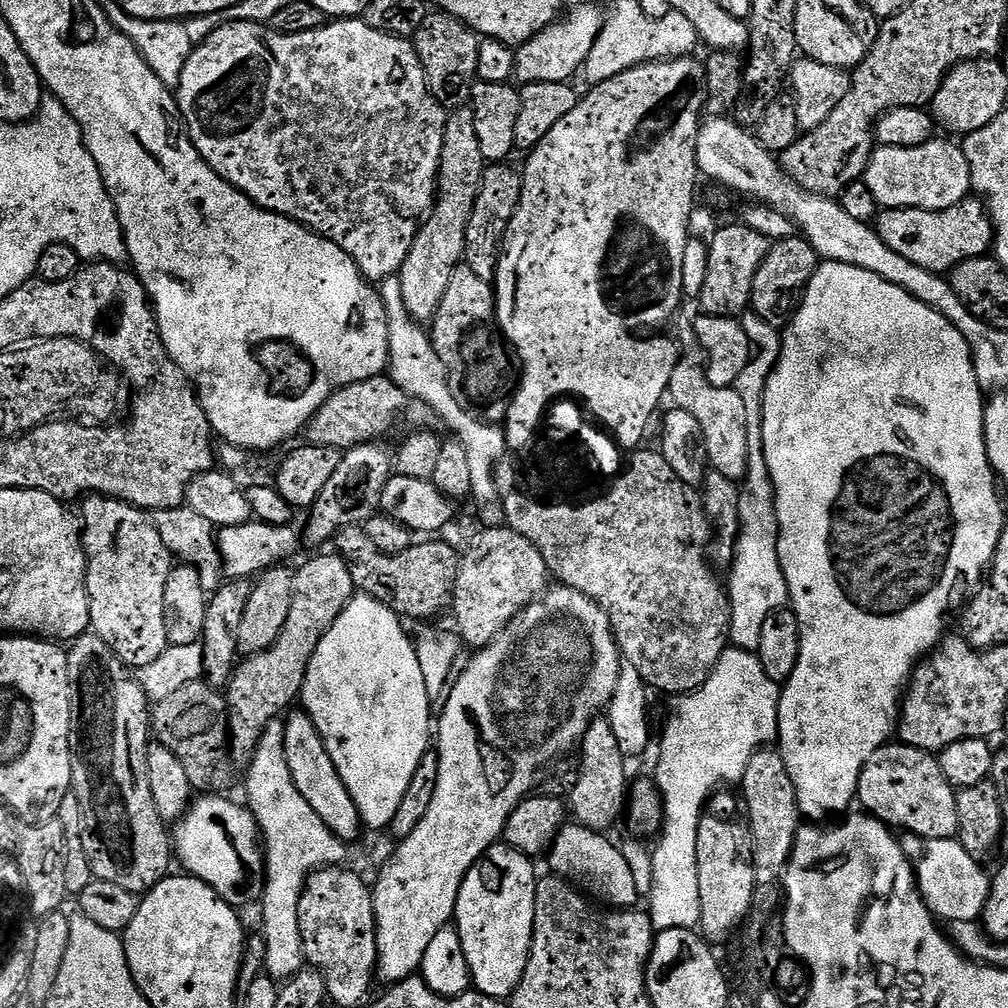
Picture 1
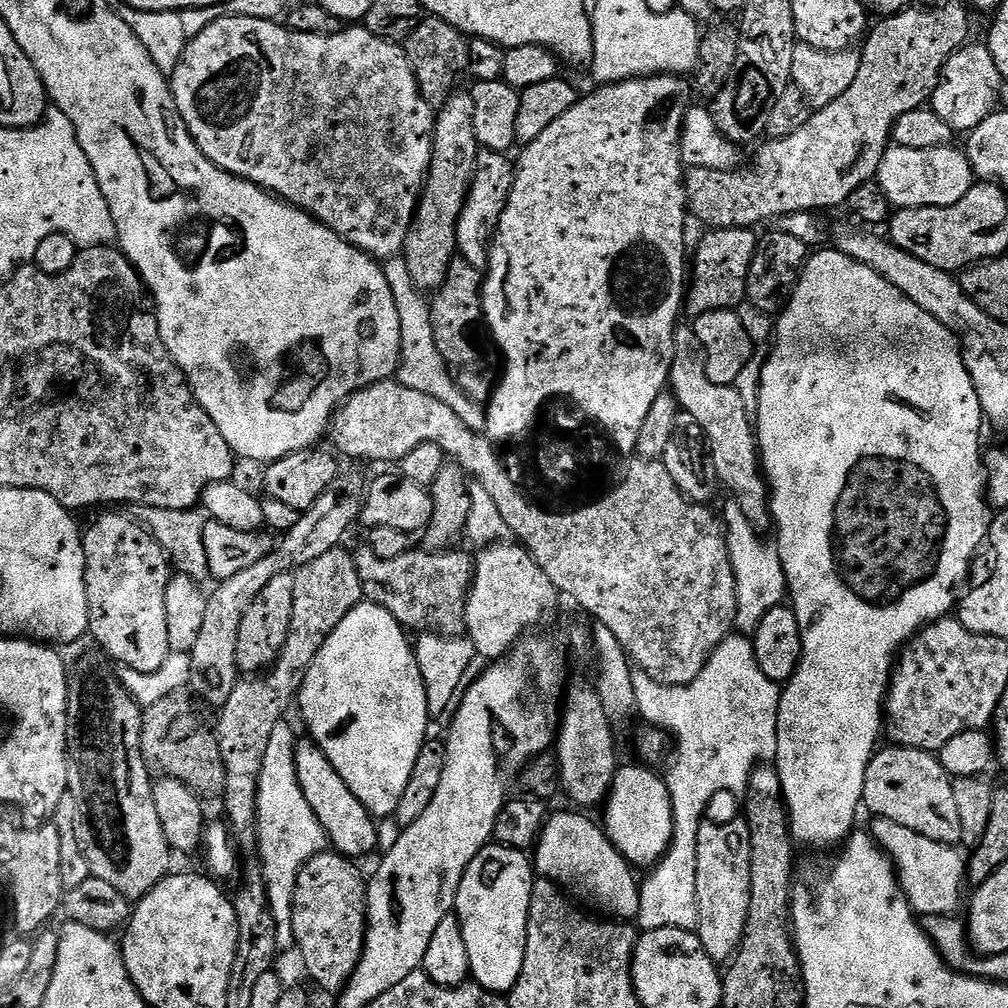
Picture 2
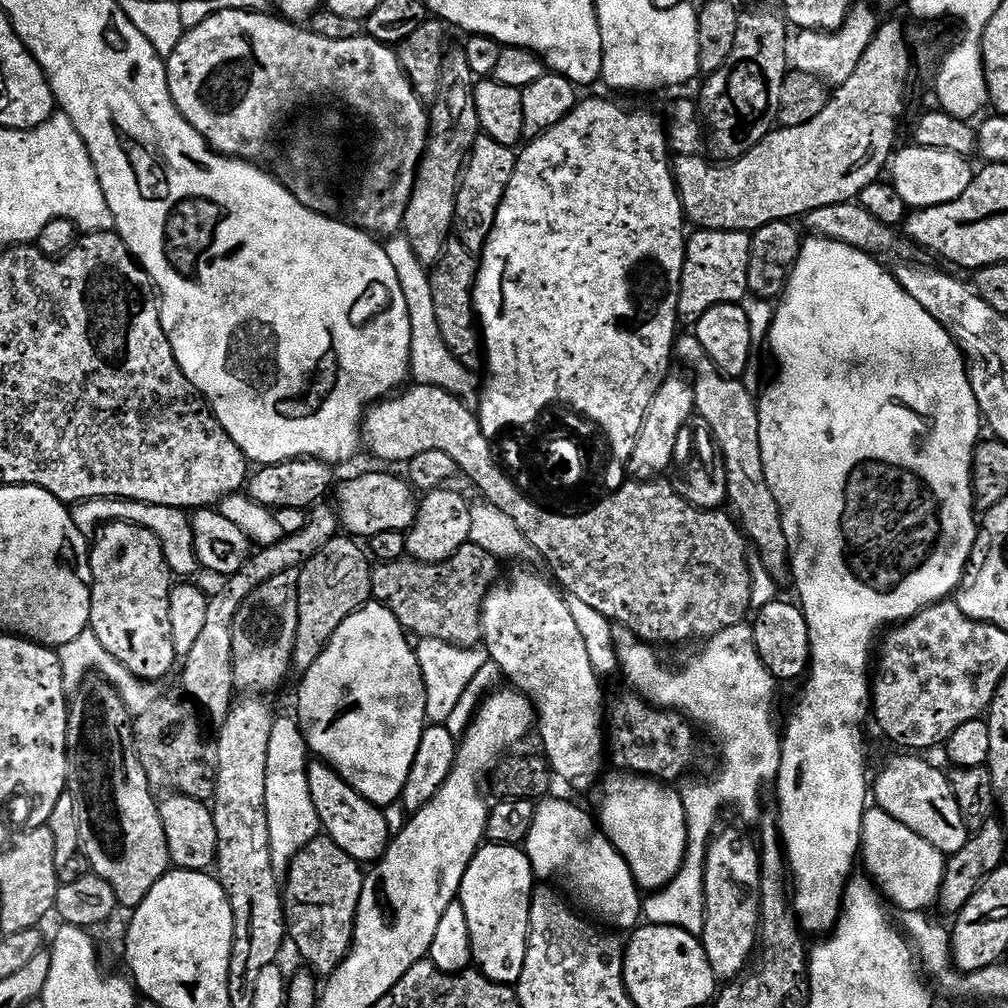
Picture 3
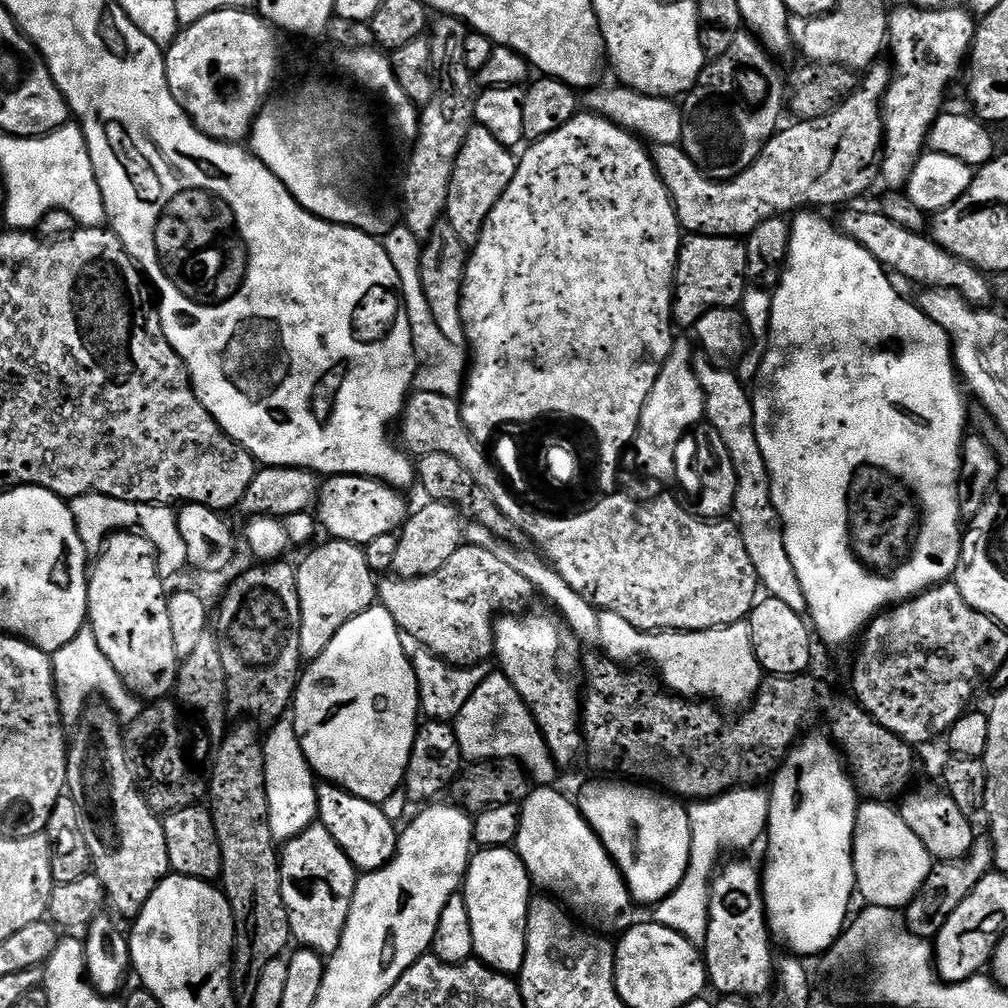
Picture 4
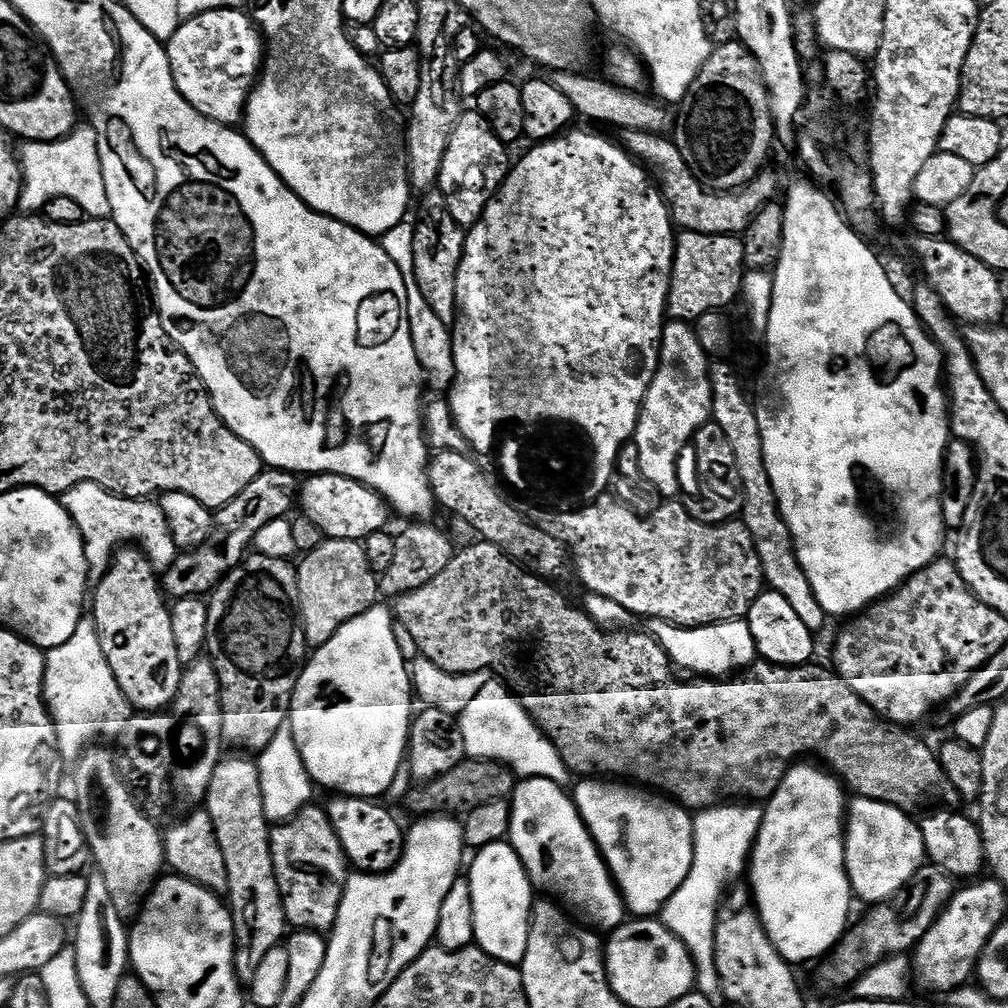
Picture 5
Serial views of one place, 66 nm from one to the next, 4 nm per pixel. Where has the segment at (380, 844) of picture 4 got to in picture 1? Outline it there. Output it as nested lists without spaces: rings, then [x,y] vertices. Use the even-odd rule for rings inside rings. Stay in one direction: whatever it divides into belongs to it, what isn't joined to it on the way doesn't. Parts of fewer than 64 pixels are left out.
[[[292,710],[284,720],[284,753],[290,766],[290,774],[294,786],[298,786],[298,794],[310,802],[314,814],[326,822],[326,826],[339,840],[351,842],[362,833],[358,806],[354,806],[354,798],[350,790],[346,790],[346,782],[338,774],[326,746],[322,742],[322,734],[318,734],[318,726],[303,710]]]

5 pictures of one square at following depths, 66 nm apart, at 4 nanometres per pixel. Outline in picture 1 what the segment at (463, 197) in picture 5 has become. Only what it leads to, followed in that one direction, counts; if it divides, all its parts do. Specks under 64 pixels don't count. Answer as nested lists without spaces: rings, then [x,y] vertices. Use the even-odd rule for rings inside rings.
[[[492,162],[485,167],[478,198],[474,202],[474,214],[470,214],[470,222],[466,226],[463,263],[468,264],[470,270],[474,270],[474,274],[478,274],[478,278],[487,284],[492,284],[496,279],[504,235],[508,233],[508,223],[516,212],[524,185],[523,175],[517,169],[515,172],[510,165],[508,162]]]

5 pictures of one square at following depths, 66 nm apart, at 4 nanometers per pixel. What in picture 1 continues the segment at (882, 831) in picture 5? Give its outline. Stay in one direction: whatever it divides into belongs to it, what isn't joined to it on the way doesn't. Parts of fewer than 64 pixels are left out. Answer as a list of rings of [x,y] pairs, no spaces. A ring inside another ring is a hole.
[[[911,834],[903,837],[904,852],[914,865],[916,885],[932,915],[944,922],[980,920],[988,901],[989,873],[984,873],[981,861],[966,854],[959,839],[924,840]]]

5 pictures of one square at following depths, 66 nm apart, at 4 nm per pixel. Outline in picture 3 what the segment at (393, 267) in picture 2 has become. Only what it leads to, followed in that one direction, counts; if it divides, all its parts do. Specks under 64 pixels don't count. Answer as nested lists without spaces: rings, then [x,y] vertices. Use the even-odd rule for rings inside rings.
[[[403,234],[387,237],[384,244],[386,254],[397,271],[398,282],[402,282],[402,294],[406,296],[406,310],[410,312],[410,376],[415,383],[436,386],[446,390],[454,398],[464,402],[467,408],[475,409],[478,404],[478,384],[473,369],[462,361],[446,346],[442,330],[438,330],[438,313],[434,311],[434,290],[432,278],[426,266],[418,262],[418,256],[410,247],[410,242]]]

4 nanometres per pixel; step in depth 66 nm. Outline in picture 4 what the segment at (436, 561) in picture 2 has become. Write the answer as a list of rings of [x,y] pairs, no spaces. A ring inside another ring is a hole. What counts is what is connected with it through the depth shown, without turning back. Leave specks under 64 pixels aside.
[[[470,543],[461,544],[450,557],[450,562],[442,566],[434,574],[426,574],[422,578],[404,580],[401,576],[388,574],[378,584],[378,604],[385,608],[400,627],[401,633],[409,641],[417,640],[421,649],[427,649],[433,655],[444,660],[448,665],[473,666],[487,661],[496,647],[496,622],[501,614],[520,614],[529,607],[534,597],[534,589],[530,582],[518,574],[518,570],[502,562],[490,550]]]

